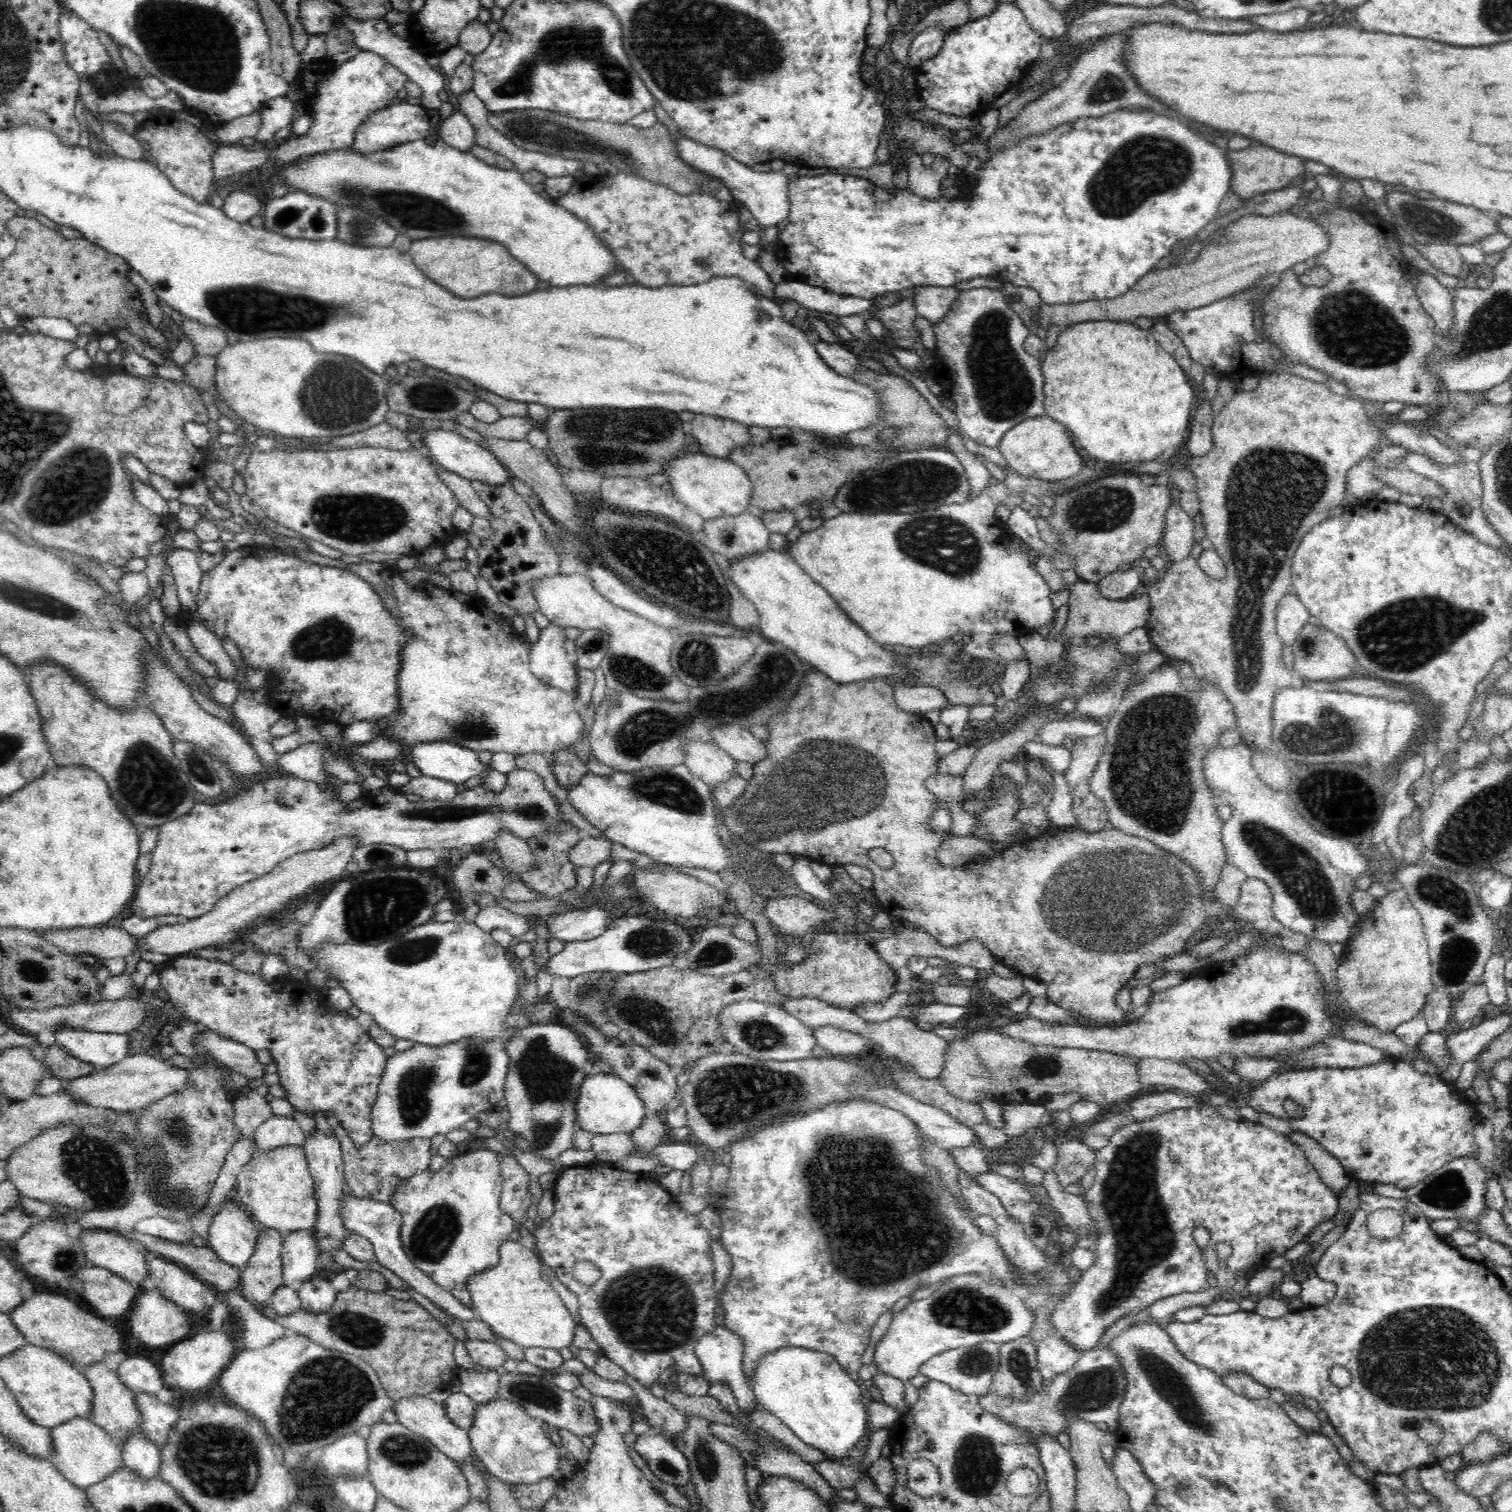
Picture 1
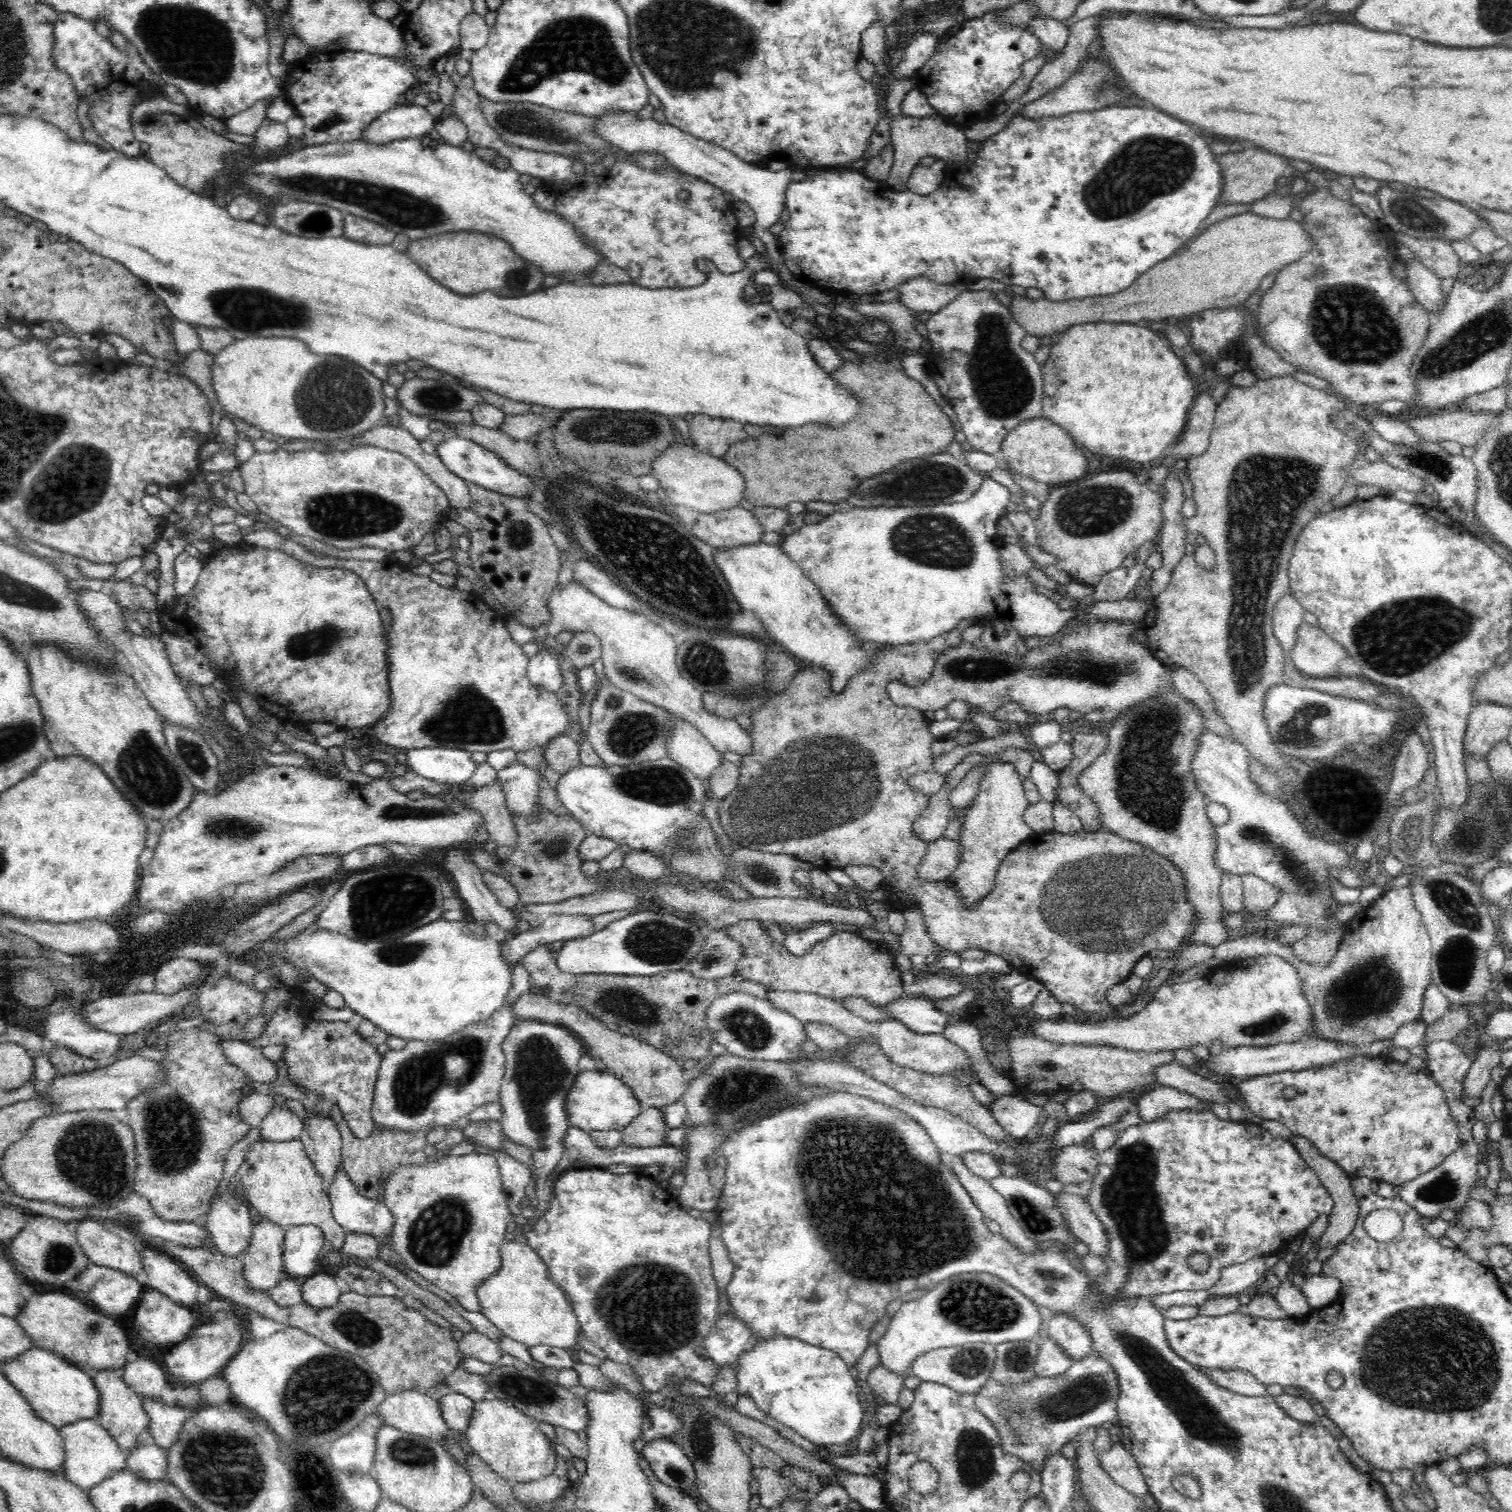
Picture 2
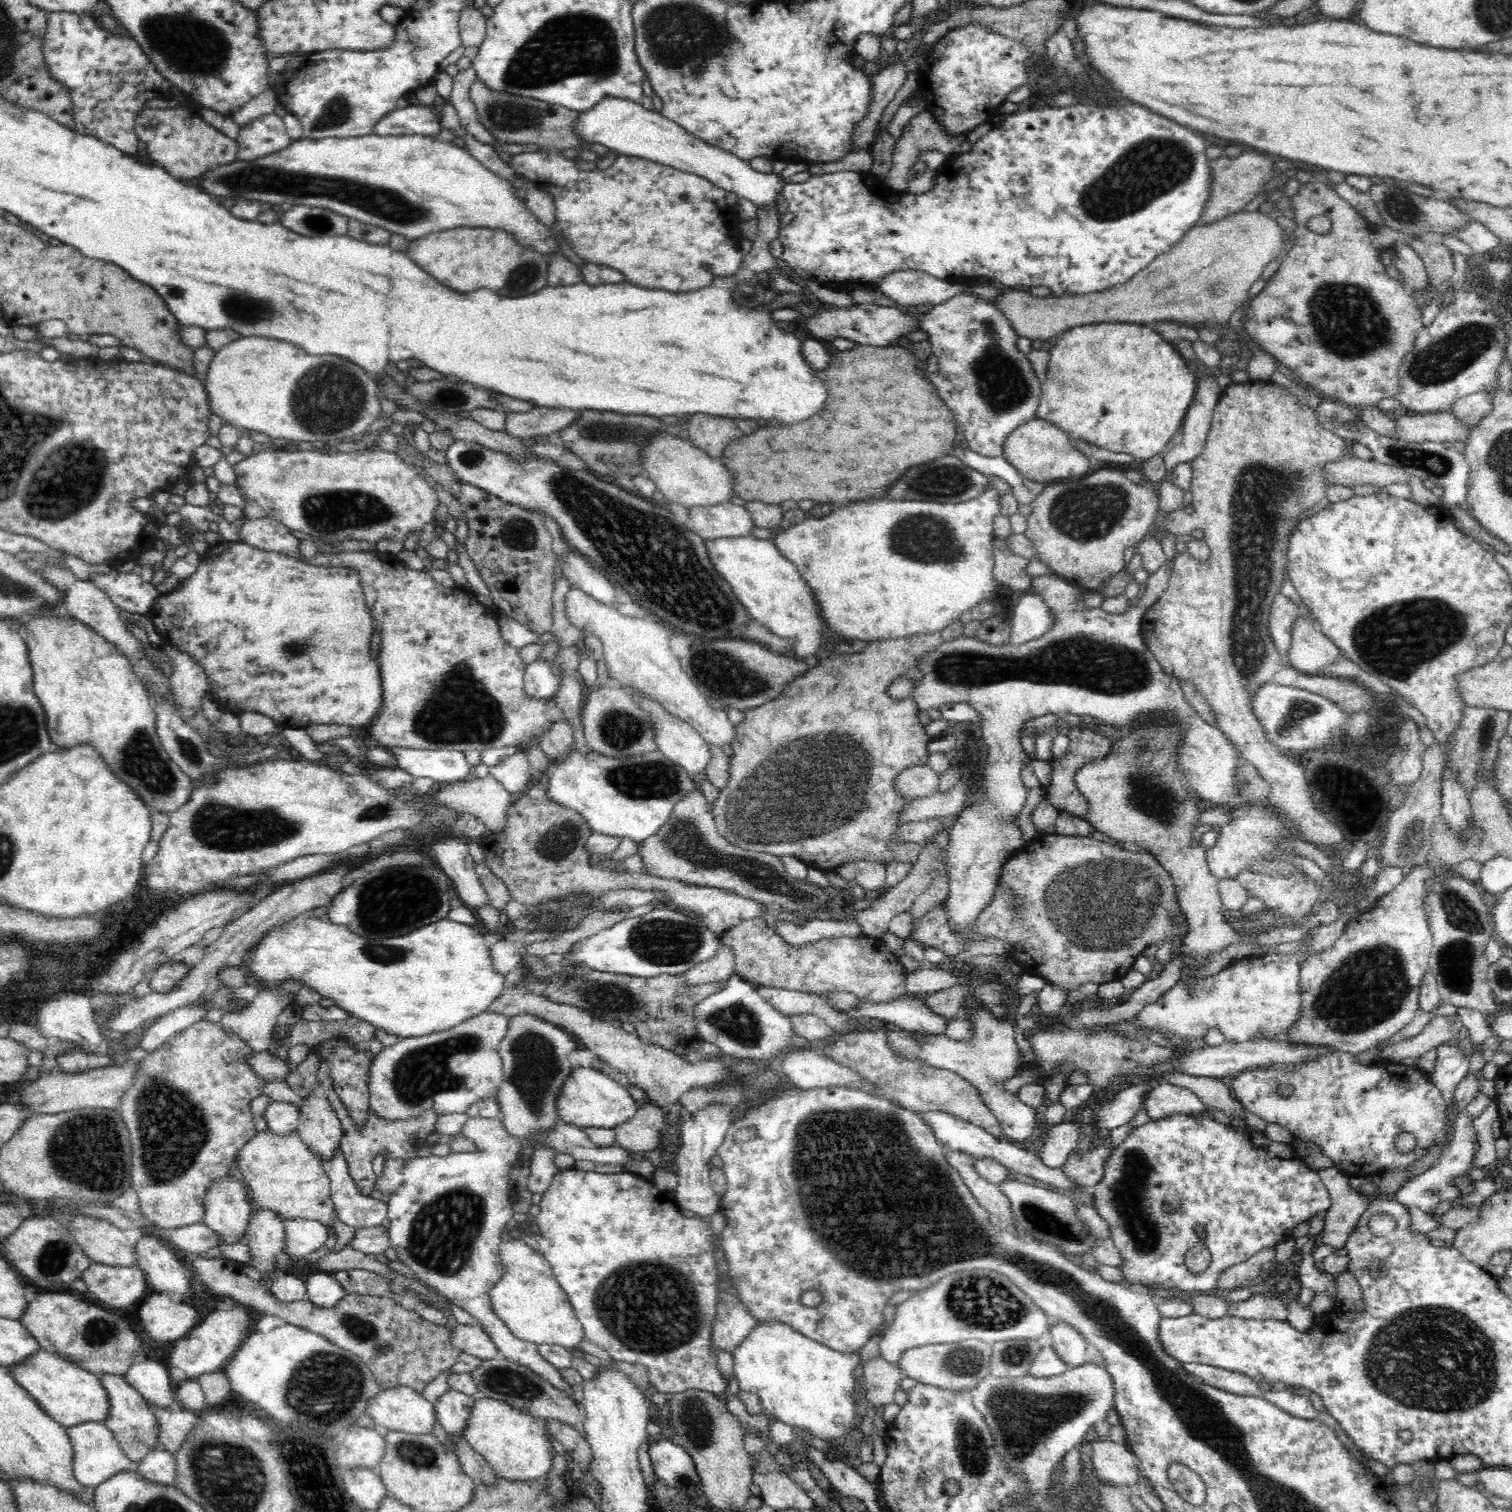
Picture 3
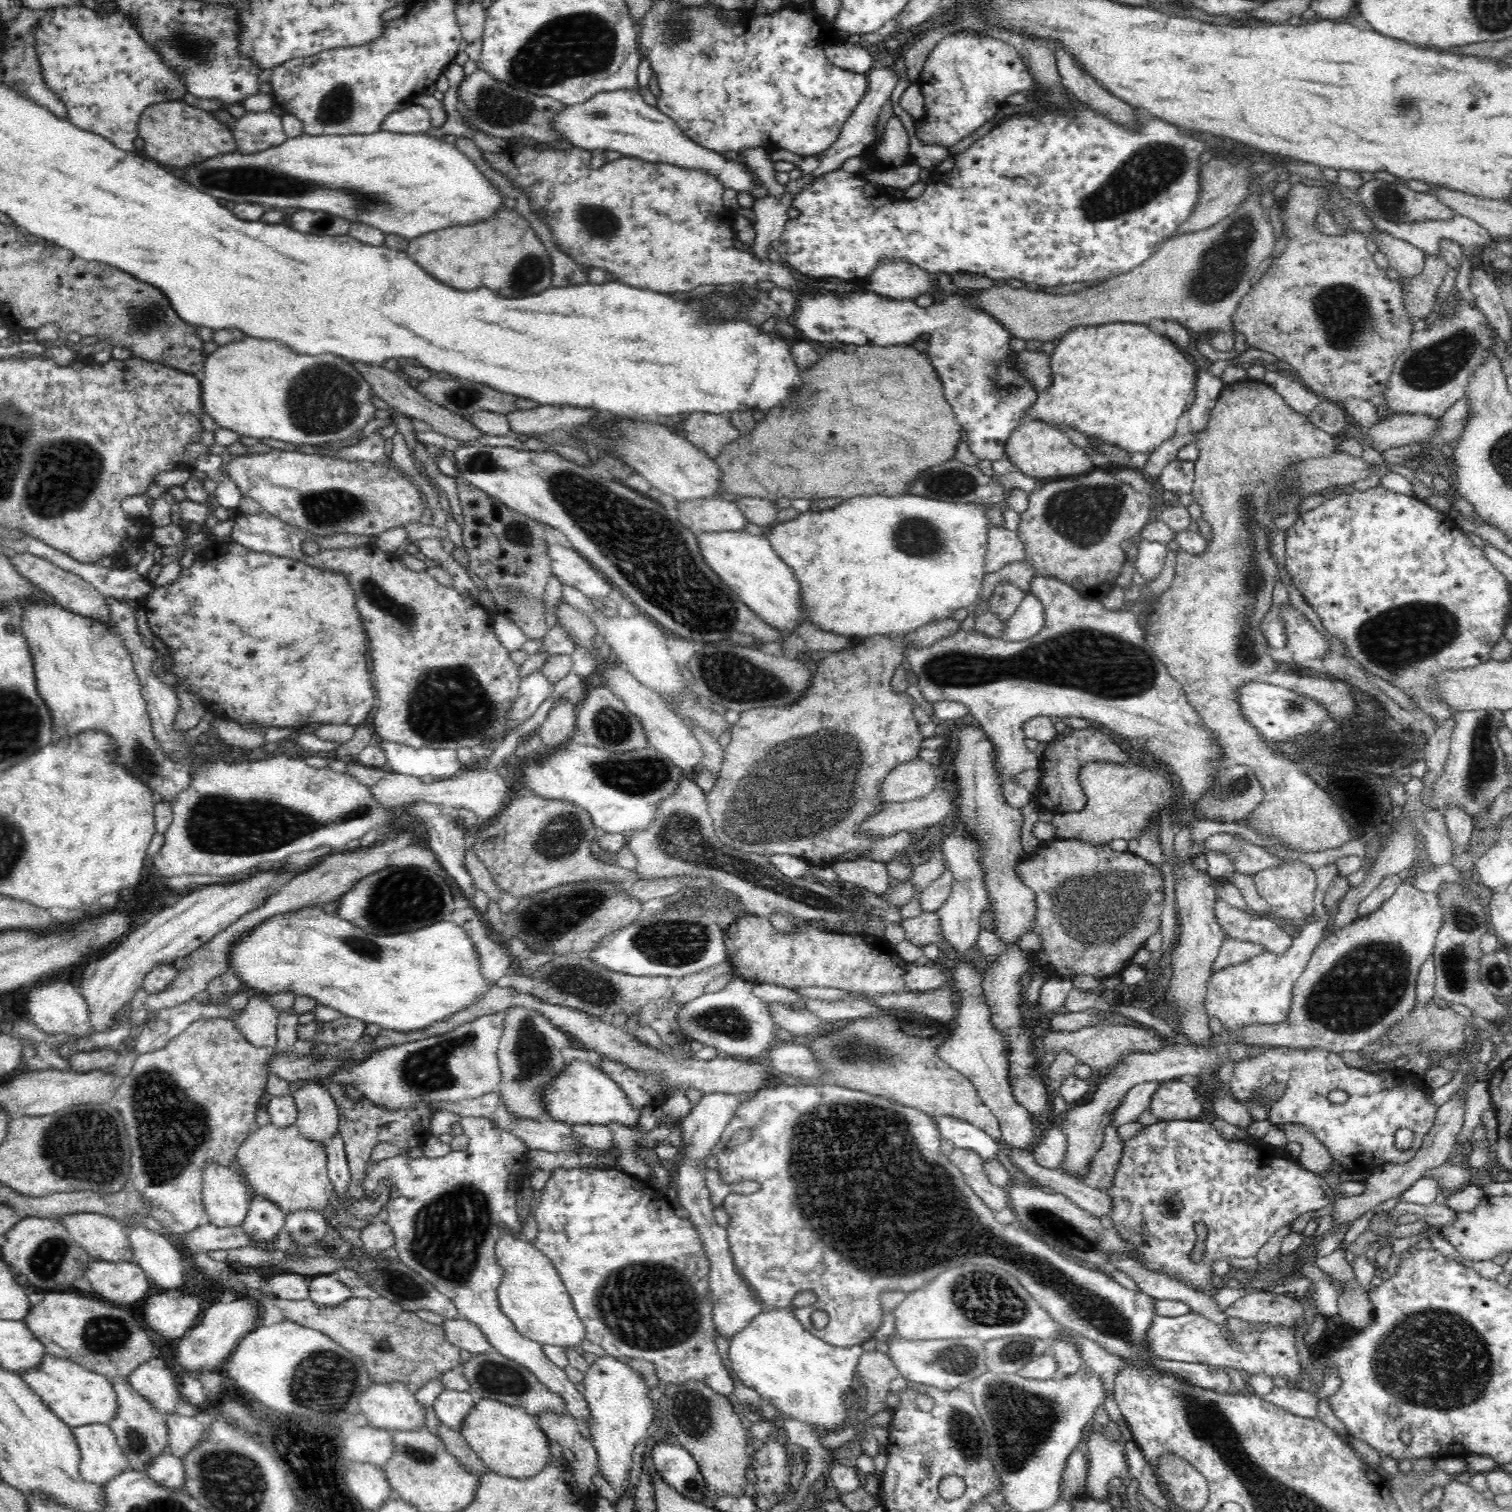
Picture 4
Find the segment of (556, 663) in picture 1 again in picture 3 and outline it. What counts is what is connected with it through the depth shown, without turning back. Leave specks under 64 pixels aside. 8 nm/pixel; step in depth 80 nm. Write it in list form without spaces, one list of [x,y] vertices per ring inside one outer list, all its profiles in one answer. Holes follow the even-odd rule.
[[[536,659],[527,665],[524,676],[524,691],[530,697],[550,698],[558,690],[558,677],[552,671],[552,663]]]

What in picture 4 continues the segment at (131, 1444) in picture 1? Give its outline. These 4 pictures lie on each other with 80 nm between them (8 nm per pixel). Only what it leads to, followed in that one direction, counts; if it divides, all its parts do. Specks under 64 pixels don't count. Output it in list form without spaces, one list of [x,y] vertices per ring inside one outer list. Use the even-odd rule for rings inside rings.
[[[170,1452],[155,1456],[144,1469],[150,1478],[166,1488],[182,1490],[184,1486],[186,1471],[183,1461]]]

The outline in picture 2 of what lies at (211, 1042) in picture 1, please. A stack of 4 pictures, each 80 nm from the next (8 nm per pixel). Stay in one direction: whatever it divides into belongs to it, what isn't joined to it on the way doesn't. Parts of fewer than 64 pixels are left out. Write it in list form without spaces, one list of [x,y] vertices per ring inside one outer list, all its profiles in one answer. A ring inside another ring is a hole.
[[[236,1039],[222,1041],[221,1047],[224,1056],[251,1080],[266,1084],[276,1080],[278,1067],[262,1054],[261,1048]]]

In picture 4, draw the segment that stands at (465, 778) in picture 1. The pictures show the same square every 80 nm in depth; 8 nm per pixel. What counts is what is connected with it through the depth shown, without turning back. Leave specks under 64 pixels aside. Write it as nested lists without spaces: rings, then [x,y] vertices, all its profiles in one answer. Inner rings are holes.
[[[379,741],[388,760],[387,769],[394,773],[421,779],[431,776],[434,780],[457,776],[467,769],[459,762],[456,749],[413,748],[401,743]]]

